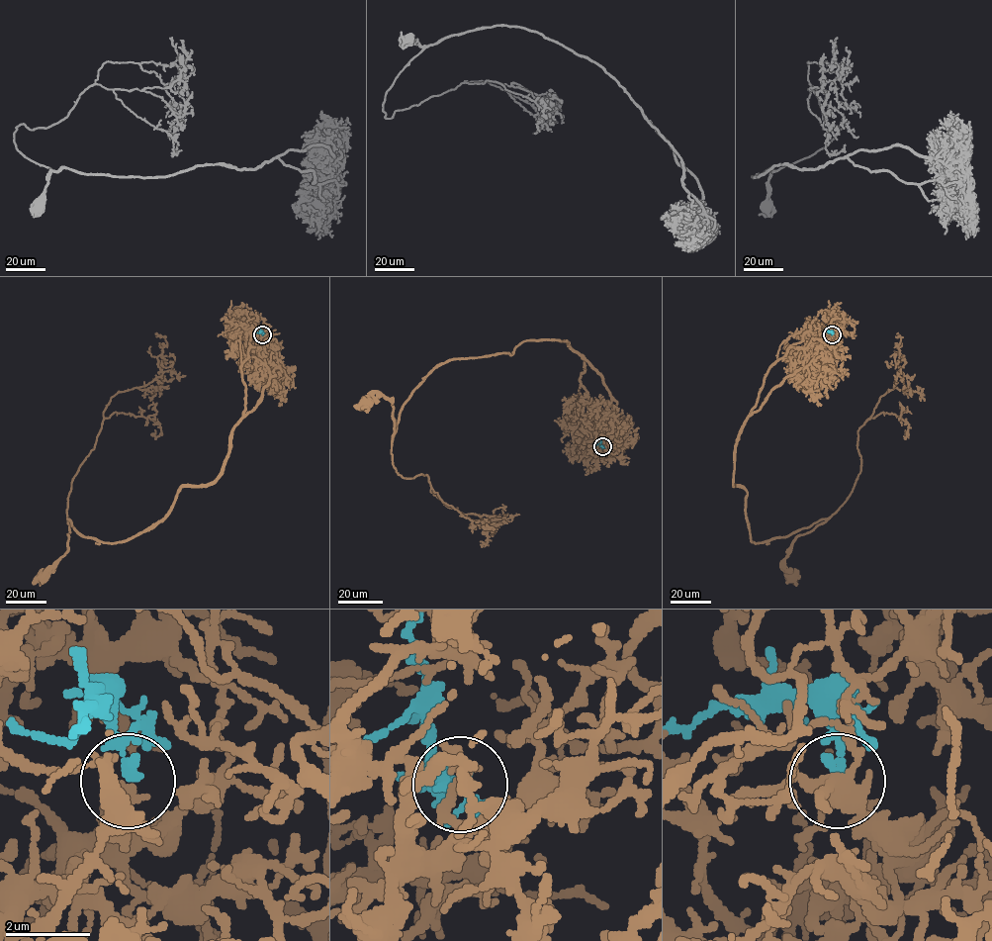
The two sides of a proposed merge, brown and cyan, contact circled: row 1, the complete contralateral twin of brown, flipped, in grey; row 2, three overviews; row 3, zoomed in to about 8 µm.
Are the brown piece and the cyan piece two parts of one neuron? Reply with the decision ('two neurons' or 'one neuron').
one neuron

